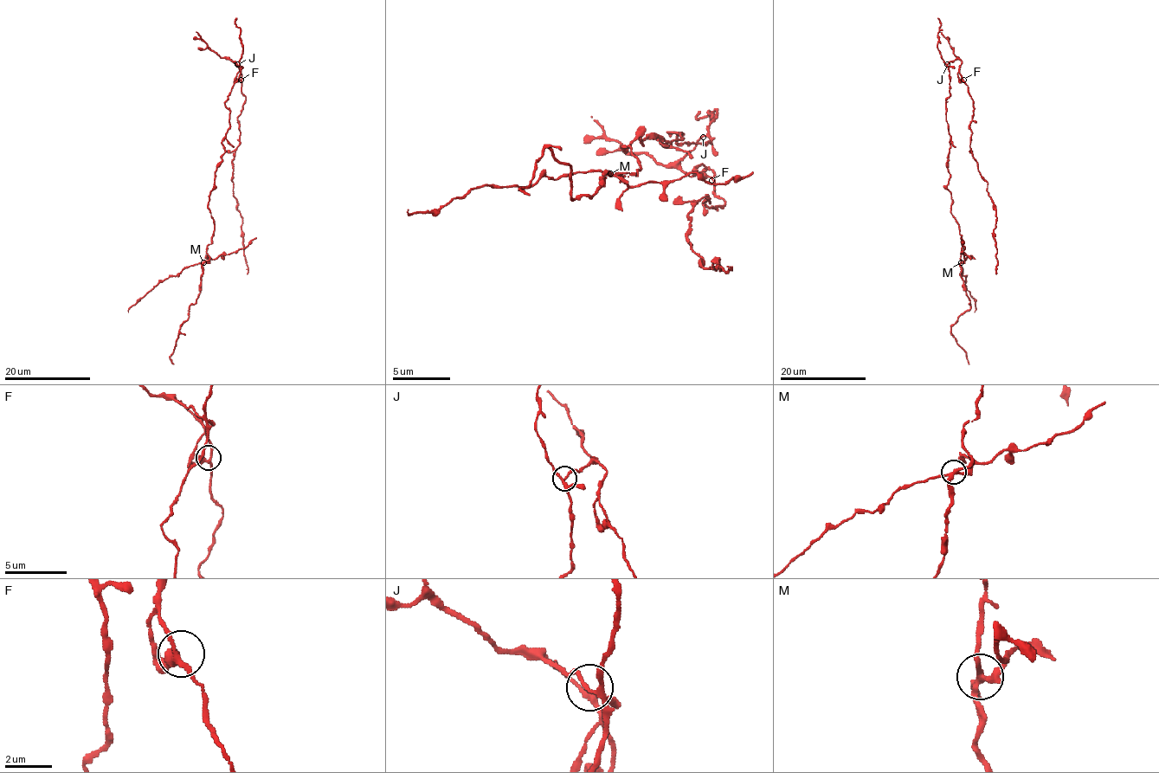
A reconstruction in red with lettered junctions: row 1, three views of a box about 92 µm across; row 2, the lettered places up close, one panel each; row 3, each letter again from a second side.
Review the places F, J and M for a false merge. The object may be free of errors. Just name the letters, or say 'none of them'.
M

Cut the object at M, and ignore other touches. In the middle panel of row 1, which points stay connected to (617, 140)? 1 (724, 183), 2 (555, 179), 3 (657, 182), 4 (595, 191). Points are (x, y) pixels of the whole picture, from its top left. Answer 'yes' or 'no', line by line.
1: no
2: no
3: no
4: yes

